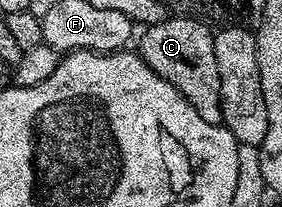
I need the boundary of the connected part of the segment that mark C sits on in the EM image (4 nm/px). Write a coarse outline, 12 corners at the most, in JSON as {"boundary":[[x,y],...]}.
{"boundary":[[194,17],[145,26],[137,52],[206,124],[222,125],[214,33]]}

